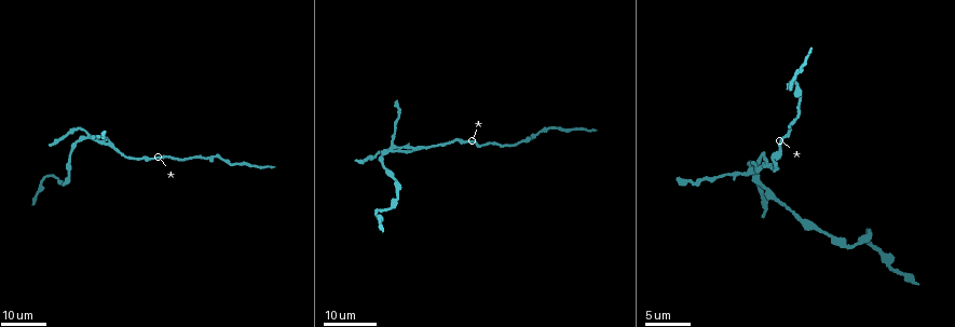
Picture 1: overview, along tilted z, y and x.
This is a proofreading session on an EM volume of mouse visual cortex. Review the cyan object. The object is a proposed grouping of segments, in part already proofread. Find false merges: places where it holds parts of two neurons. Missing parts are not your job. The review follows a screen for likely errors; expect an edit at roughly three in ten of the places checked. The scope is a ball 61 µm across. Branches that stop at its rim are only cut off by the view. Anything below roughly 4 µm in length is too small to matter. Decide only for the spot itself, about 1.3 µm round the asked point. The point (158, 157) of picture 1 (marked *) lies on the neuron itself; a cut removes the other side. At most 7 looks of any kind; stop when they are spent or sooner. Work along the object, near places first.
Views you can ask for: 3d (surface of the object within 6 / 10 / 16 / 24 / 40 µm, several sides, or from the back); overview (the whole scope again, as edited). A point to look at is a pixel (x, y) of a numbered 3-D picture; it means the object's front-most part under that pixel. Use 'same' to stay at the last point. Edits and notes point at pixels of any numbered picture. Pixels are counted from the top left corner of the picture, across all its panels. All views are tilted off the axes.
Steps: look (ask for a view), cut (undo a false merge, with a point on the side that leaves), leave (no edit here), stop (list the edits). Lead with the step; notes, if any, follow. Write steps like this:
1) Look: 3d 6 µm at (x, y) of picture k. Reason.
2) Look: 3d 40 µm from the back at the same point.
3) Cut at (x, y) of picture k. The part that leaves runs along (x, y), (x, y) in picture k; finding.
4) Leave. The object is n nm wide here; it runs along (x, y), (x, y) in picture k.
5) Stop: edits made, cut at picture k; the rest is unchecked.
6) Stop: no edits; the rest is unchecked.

Look: 3d 16 µm at (110, 148) of picture 1. Narrows sharply.

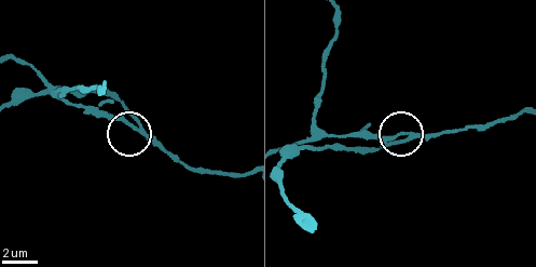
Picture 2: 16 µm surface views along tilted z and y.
Look: 3d 6 µm at (134, 129) of picture 2. Closer look.

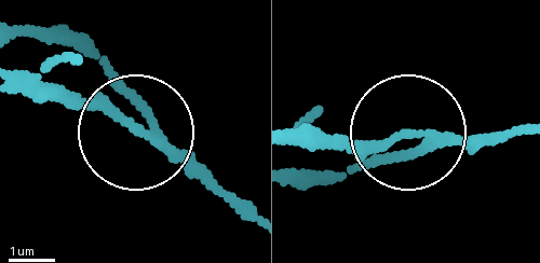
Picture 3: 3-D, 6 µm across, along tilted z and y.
Cut at (123, 83) of picture 3. The part that leaves runs along (154, 138), (144, 109), (85, 55), (27, 37) in picture 3; a second neuron is stuck on.

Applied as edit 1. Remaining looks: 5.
Look: 3d 10 µm at (52, 89) of picture 2. Three arms meet.

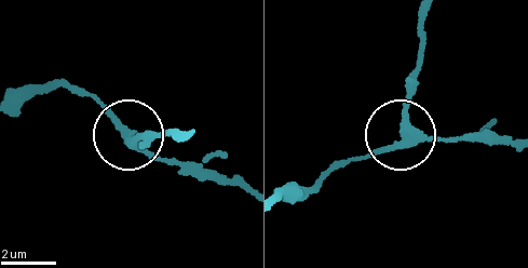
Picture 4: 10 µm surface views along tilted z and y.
Cut at (148, 132) of picture 4. The object is 290 nm wide here; the part that leaves runs along (135, 143), (144, 132), (186, 130) in picture 4; two neurons meet here.

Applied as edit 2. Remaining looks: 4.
Look: 3d 24 µm at (216, 156) of picture 1. Three-way junction.

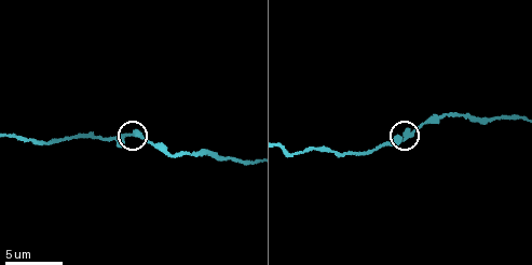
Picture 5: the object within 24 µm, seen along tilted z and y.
Look: 3d 10 µm at (405, 137) of picture 5. Zoom in.

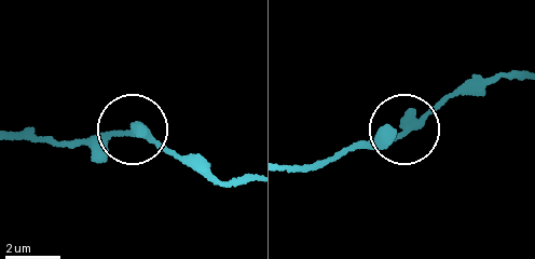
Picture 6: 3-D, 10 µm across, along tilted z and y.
Leave. The object is 250 nm wide here; it runs along (18, 137), (95, 142), (129, 133), (196, 168) in picture 6; one neuron here.

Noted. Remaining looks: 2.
Stop: edits made, cut at picture 3, cut at picture 4; the rest is unchecked.

